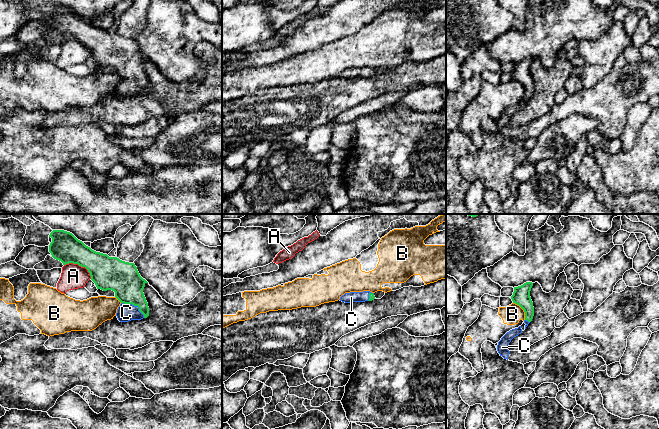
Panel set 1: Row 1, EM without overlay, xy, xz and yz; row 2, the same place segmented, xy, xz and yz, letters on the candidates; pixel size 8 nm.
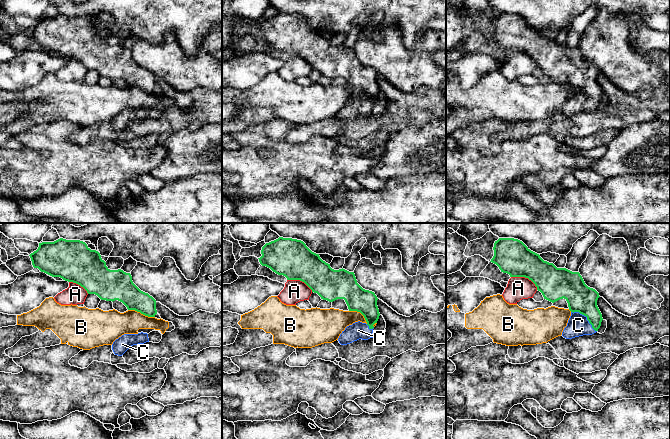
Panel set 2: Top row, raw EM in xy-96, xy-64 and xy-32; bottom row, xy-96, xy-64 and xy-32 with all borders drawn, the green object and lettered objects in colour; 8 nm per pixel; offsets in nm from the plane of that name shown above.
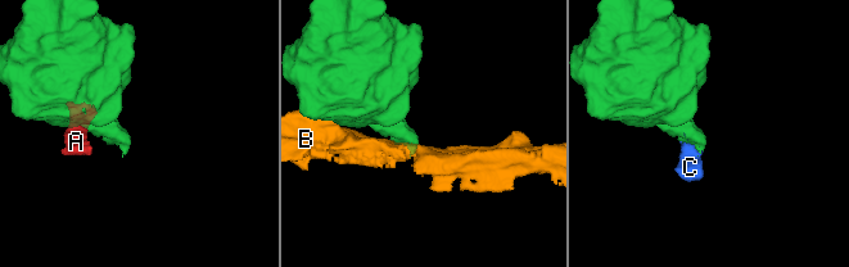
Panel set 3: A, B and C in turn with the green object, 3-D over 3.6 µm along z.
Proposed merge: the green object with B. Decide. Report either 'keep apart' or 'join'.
keep apart

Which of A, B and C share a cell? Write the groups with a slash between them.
A / B / C

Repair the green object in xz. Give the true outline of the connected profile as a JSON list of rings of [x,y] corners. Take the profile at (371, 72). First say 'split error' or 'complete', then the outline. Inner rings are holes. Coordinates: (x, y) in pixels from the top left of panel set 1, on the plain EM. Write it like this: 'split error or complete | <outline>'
split error | [[[370,67],[345,69],[340,73],[340,77],[345,79],[365,78],[375,75],[374,69]]]

